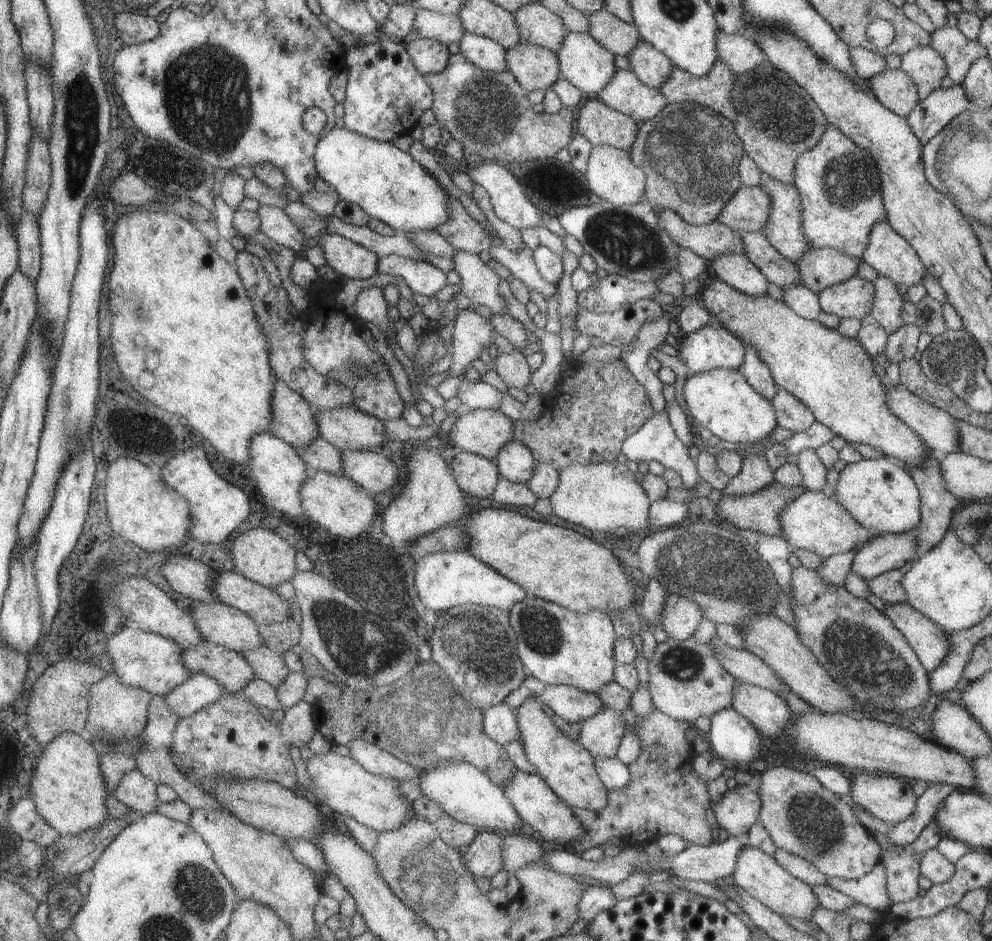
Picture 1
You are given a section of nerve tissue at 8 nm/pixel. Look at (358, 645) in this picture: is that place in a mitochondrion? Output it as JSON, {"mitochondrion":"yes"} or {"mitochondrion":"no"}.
{"mitochondrion":"yes"}

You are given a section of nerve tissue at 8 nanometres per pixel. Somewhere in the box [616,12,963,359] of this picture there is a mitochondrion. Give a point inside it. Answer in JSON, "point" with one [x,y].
{"point":[693,153]}

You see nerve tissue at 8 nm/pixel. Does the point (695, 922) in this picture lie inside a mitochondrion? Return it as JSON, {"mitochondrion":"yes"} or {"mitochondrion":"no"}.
{"mitochondrion":"no"}

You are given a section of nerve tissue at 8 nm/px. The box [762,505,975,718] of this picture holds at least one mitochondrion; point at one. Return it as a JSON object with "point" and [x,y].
{"point":[867,659]}

